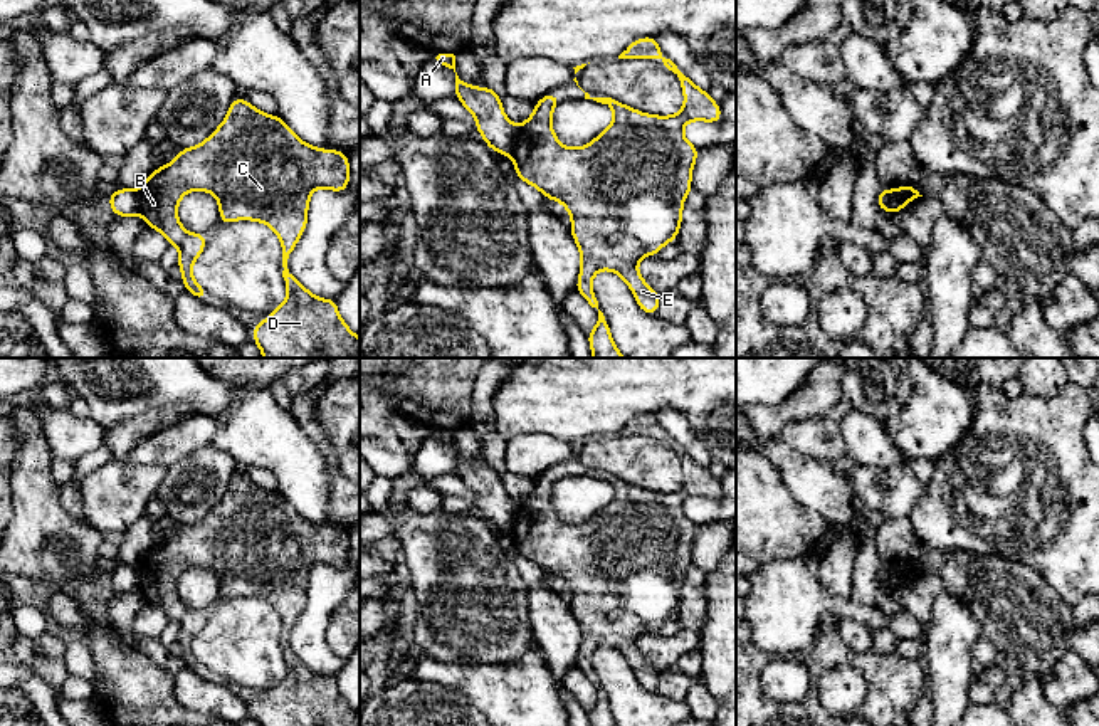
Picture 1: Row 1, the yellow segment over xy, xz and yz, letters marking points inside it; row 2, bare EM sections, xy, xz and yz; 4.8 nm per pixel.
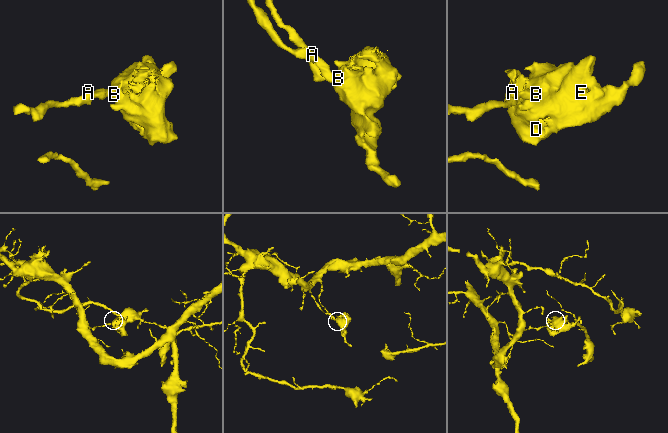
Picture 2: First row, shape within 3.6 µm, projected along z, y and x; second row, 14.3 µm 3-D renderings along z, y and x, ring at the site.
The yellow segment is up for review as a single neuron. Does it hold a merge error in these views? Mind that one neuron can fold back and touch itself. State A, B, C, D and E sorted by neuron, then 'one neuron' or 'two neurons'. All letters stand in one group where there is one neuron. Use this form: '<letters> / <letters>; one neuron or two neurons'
A / B C D E; two neurons

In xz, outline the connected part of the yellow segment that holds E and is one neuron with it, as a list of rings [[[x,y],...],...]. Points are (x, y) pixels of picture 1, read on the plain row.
[[[642,413],[632,418],[618,435],[649,435],[662,430],[662,444],[676,450],[684,469],[684,484],[674,492],[654,492],[628,484],[612,474],[592,474],[585,469],[585,476],[607,481],[613,487],[613,499],[603,506],[592,519],[581,524],[563,523],[551,504],[551,489],[561,479],[553,469],[536,479],[536,484],[528,497],[521,501],[521,509],[514,516],[511,536],[519,556],[536,563],[546,575],[563,580],[571,592],[571,612],[580,625],[581,647],[576,659],[576,667],[598,686],[592,655],[602,647],[618,650],[634,669],[639,684],[647,691],[657,691],[660,671],[655,669],[637,647],[637,640],[644,632],[655,632],[667,618],[676,617],[682,598],[682,580],[692,568],[691,551],[696,533],[701,526],[692,523],[682,511],[682,504],[689,497],[721,497],[721,482],[716,481],[707,467],[694,462],[694,459],[681,447],[681,444],[660,425],[655,415]]]

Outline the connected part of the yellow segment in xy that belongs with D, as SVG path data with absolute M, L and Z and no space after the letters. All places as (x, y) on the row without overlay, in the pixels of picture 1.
M242 474L232 477L229 491L222 501L198 523L181 524L180 533L168 541L153 546L146 558L138 565L139 590L146 603L161 608L168 620L176 622L180 634L176 642L181 645L181 659L197 676L205 677L207 667L193 655L192 642L203 629L207 612L187 608L176 592L181 573L192 566L213 570L218 576L220 602L234 597L257 597L269 602L282 620L282 654L287 664L286 677L269 689L264 699L254 701L254 719L260 726L360 726L360 714L351 709L339 694L336 676L313 672L287 645L287 635L308 602L308 581L314 565L344 568L350 560L348 531L336 526L314 524L296 513L281 492L269 492Z

